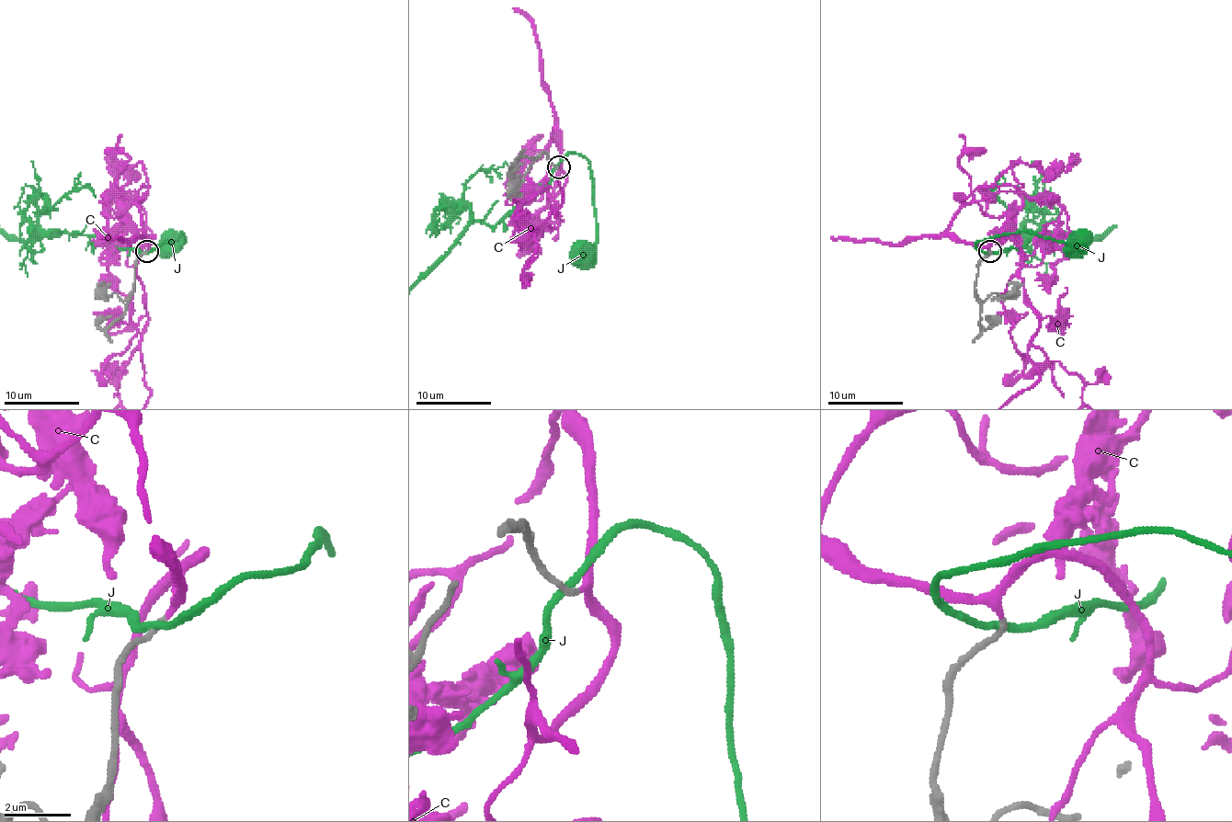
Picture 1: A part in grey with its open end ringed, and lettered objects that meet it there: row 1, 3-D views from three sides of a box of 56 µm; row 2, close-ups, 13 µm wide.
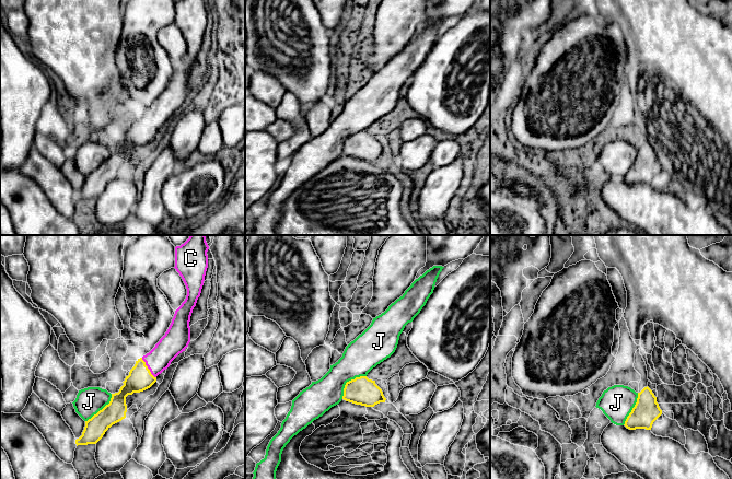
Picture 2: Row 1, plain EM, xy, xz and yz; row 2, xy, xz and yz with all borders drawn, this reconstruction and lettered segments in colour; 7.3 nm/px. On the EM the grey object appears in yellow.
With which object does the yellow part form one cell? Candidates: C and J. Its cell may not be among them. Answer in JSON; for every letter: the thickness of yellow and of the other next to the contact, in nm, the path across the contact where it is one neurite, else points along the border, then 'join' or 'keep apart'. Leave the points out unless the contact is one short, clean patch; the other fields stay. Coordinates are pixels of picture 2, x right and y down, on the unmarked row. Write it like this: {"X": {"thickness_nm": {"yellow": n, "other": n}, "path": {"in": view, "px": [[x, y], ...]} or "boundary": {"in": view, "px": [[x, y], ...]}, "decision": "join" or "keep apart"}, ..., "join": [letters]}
{"C": {"thickness_nm": {"yellow": 180, "other": 180}, "path": {"in": "xy", "px": [[140, 133], [147, 123], [171, 100]]}, "decision": "join"}, "J": {"thickness_nm": {"yellow": 200, "other": 240}, "boundary": {"in": "xz", "px": [[366, 130], [348, 136], [341, 153]]}, "decision": "keep apart"}, "join": ["C"]}

